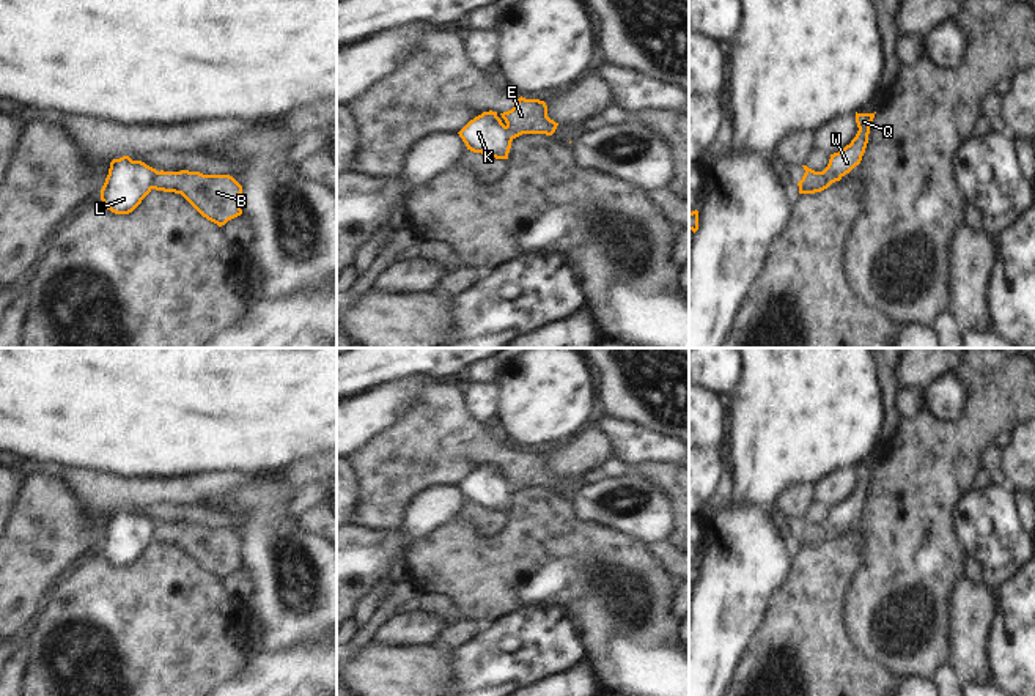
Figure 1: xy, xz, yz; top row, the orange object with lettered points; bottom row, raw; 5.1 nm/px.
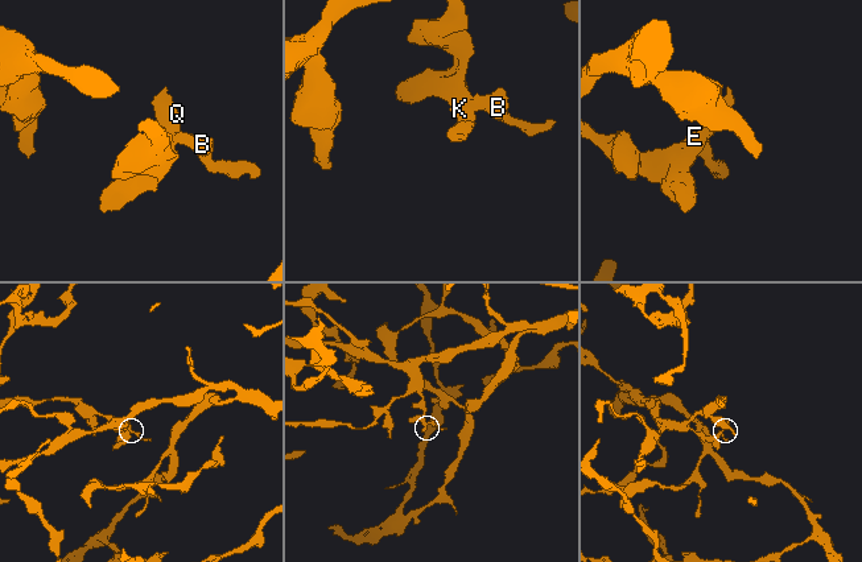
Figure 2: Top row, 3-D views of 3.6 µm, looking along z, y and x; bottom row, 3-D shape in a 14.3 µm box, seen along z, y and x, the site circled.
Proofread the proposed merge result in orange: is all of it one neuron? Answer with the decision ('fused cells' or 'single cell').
fused cells

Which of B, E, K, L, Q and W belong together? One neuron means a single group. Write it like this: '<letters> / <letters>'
B E / K L Q W

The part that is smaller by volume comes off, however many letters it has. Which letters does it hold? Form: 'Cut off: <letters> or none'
Cut off: B, E

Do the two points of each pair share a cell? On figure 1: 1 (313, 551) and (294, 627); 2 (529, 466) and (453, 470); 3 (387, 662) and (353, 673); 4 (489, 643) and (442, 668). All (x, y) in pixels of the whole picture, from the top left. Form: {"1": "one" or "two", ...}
{"1": "one", "2": "one", "3": "one", "4": "two"}

